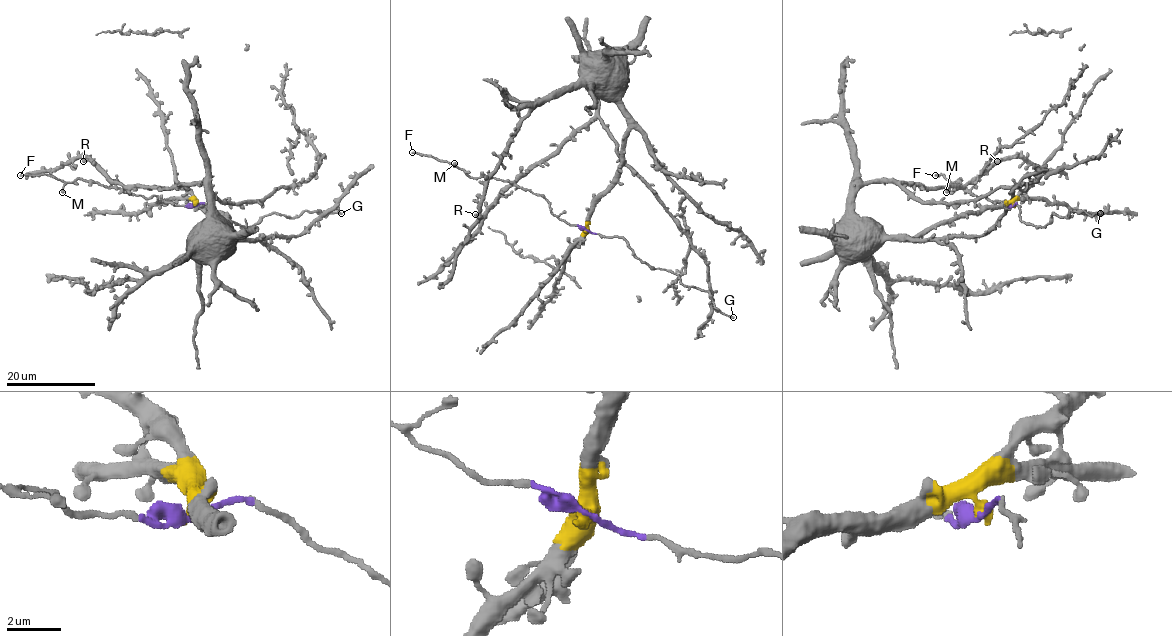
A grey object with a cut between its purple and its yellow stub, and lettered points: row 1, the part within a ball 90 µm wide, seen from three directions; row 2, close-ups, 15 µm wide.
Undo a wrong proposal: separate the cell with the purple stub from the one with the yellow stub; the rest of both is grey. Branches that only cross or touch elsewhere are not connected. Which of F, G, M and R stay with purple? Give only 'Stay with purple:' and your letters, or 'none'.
Stay with purple: F, G, M

